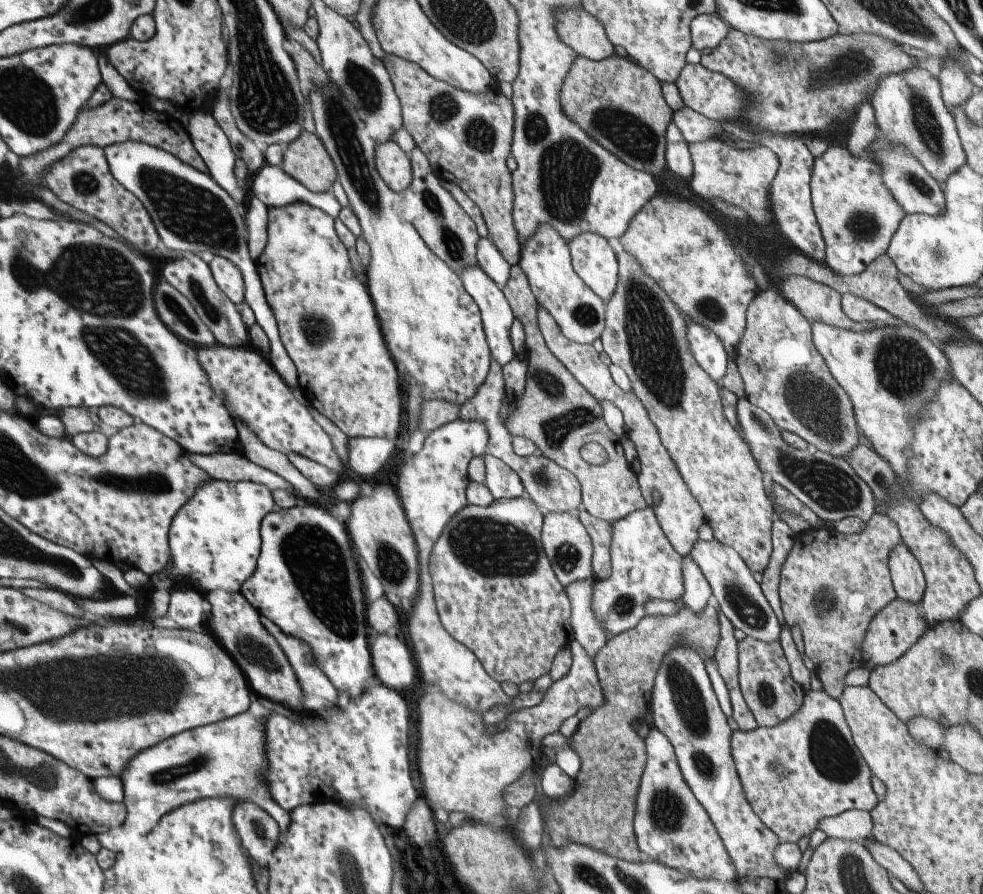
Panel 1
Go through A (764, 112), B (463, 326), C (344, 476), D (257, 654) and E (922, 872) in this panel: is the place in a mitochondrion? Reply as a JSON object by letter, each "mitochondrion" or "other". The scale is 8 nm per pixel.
{"A":"other","B":"other","C":"other","D":"mitochondrion","E":"other"}

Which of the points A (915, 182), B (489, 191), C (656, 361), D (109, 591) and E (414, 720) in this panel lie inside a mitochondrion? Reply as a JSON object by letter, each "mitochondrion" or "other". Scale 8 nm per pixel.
{"A":"mitochondrion","B":"other","C":"mitochondrion","D":"other","E":"other"}

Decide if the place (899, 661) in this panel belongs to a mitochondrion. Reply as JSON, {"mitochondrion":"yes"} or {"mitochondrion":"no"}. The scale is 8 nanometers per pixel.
{"mitochondrion":"no"}

